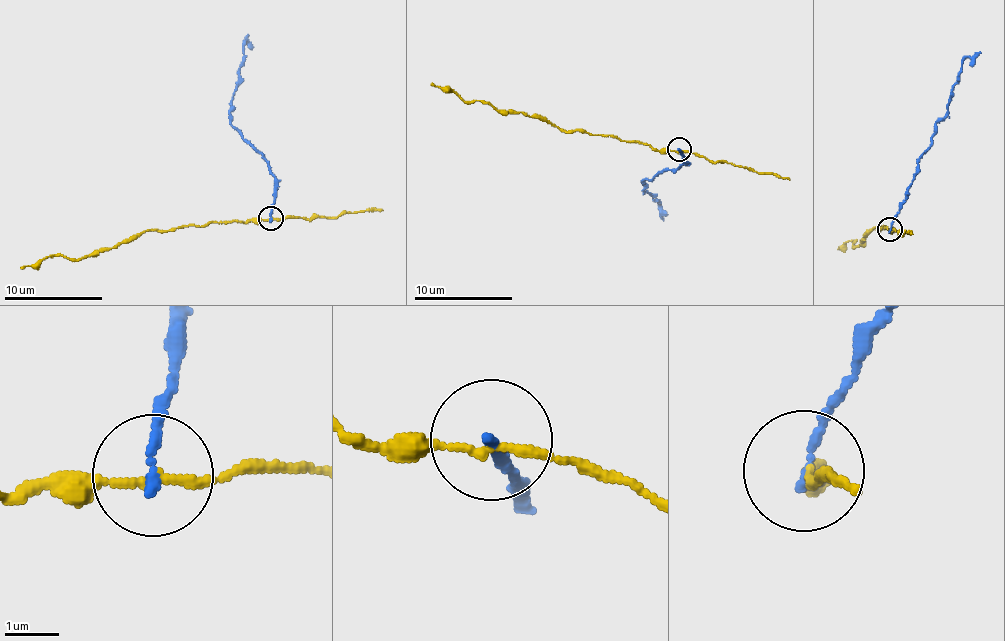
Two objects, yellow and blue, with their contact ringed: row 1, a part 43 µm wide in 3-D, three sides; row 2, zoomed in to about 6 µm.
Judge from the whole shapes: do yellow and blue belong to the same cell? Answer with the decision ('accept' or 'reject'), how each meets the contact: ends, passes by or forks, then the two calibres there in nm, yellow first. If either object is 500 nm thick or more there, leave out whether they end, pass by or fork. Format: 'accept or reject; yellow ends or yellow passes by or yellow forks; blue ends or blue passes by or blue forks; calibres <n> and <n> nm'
reject; yellow passes by; blue ends; calibres 150 and 170 nm

